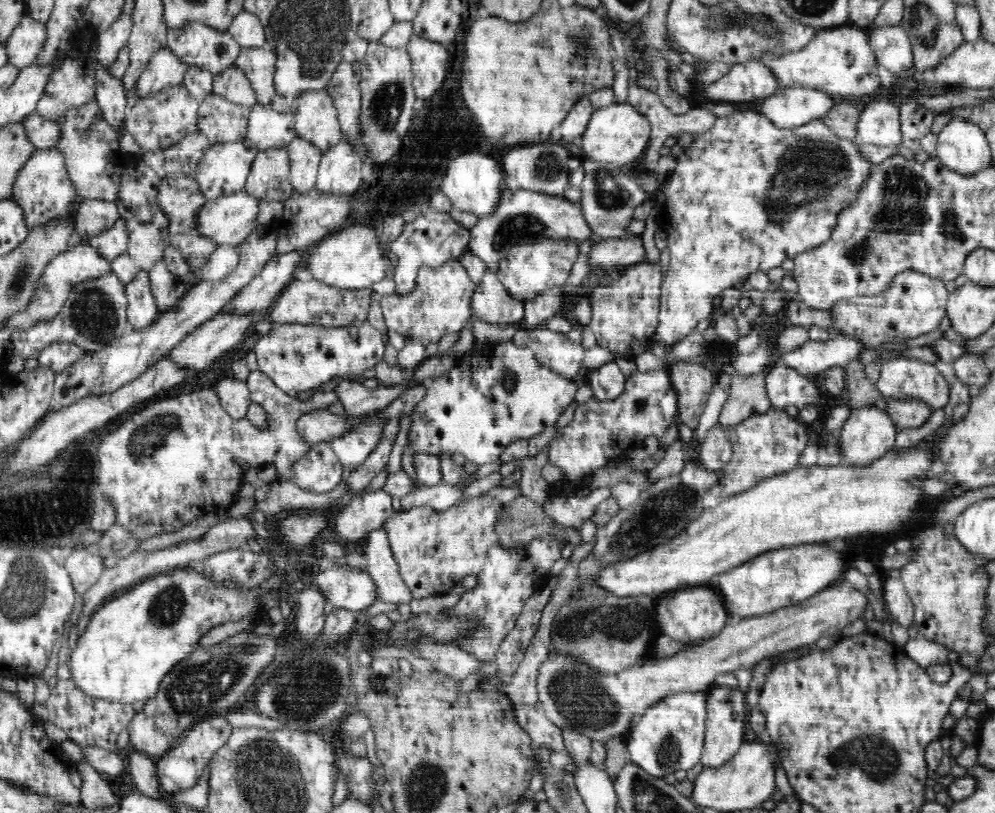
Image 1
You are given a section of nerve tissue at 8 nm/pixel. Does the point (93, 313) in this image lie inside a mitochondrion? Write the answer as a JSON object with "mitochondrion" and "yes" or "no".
{"mitochondrion":"yes"}

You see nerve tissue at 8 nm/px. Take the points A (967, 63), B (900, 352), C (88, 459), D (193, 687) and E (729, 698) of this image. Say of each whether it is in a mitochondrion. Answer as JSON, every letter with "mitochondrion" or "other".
{"A":"other","B":"other","C":"other","D":"mitochondrion","E":"mitochondrion"}

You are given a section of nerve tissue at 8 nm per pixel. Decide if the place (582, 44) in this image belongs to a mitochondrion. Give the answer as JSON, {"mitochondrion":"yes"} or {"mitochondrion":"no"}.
{"mitochondrion":"yes"}

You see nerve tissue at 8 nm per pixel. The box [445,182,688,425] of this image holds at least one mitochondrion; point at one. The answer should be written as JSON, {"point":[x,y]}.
{"point":[527,226]}

